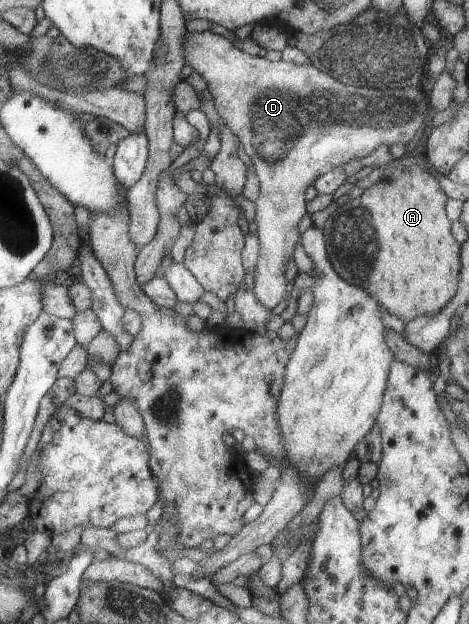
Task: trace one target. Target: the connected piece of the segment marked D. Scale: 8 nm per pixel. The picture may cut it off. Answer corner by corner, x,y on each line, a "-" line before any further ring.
205,30
203,32
190,32
187,31
185,40
183,41
183,52
185,65
190,65
194,72
198,72
200,77
205,79
207,88
209,89
212,101
214,102
216,111
219,116
225,121
225,124
232,130
232,133
239,139
240,145
245,149
246,155
251,158
254,164
254,171
259,179
259,186
261,187
260,195
255,201
256,204
256,217
255,222
258,226
257,238
259,239
259,260
254,270
254,290
253,294
257,295
260,303
264,304
269,310
272,310
286,297
286,265
290,263
292,259
292,253
294,253
294,247
296,243
300,241
300,231
298,231
298,223
300,219
306,215
306,191
308,187
321,175
332,171
332,168
336,166
343,166
348,161
358,158
365,158
370,155
376,148
387,145
390,147
394,143
400,143
407,145
408,142
424,127
426,131
429,129
430,119
433,115
432,109
429,105
428,94
421,88
383,88
382,91
376,91
376,89
368,89
368,87
354,87
354,85
348,85
348,83
340,83
340,79
335,73
331,71
324,71
322,68
317,68
312,64
297,65
294,62
287,62
285,60
279,60
277,62
271,62
266,58
260,56
253,56
247,54
243,50
236,48
232,42
224,36
213,33
211,30

